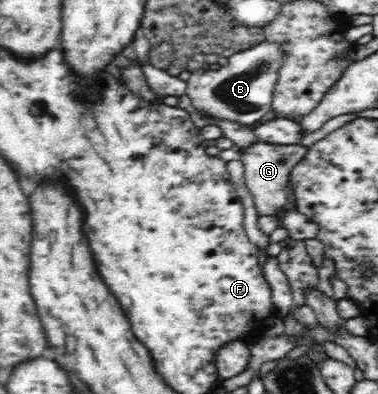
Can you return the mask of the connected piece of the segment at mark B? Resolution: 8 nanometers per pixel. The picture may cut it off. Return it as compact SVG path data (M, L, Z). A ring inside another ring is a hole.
M264 41L228 58L228 64L216 70L200 70L184 75L187 81L185 94L198 114L211 116L213 120L229 120L251 126L271 109L278 70L286 60L280 43Z

